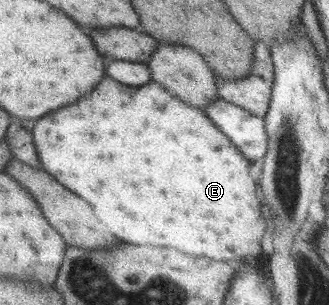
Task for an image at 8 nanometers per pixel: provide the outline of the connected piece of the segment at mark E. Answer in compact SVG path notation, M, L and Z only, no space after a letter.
M104 76L98 82L98 86L94 88L92 94L85 94L80 100L76 100L74 104L68 104L66 108L58 108L54 112L48 112L48 114L41 116L32 123L30 130L41 162L41 168L51 174L68 190L71 190L90 204L99 220L105 223L120 240L130 242L130 244L170 246L170 248L176 248L176 250L192 254L192 256L206 256L206 258L212 258L212 260L226 261L237 265L248 260L264 260L265 257L260 240L262 240L264 230L266 230L268 213L264 209L258 182L255 182L250 175L252 161L246 158L232 144L226 134L208 118L204 110L180 100L159 82L152 80L142 86L128 86L113 78Z

